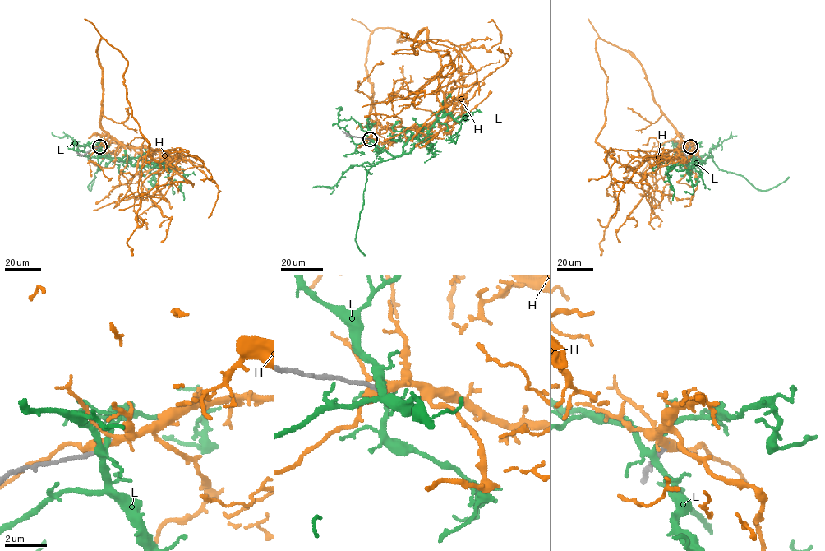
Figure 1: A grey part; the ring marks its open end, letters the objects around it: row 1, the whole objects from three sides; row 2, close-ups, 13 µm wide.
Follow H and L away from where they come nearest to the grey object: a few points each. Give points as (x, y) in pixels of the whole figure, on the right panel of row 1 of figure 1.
H: (690, 146), (691, 141), (682, 141), (680, 147), (661, 154), (606, 150), (618, 208), (600, 243), (600, 255)
L: (689, 146), (695, 157), (704, 161), (702, 164), (682, 162), (669, 167), (688, 172), (693, 192), (684, 192)

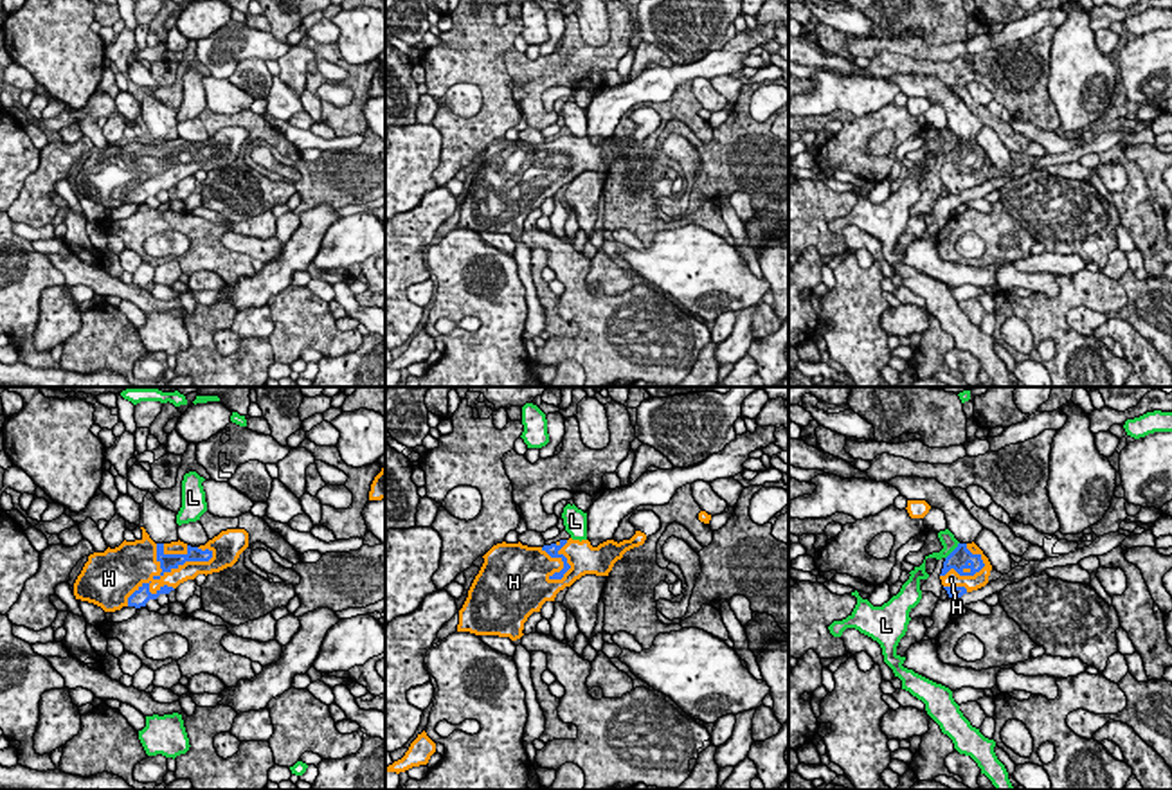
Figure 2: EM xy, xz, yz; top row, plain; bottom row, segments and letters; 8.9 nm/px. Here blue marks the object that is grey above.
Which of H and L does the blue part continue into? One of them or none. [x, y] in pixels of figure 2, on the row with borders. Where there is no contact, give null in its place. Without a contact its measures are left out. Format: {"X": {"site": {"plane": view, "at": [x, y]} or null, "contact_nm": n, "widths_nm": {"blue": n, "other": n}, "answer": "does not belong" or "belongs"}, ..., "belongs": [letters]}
{"H": {"site": {"plane": "xy", "at": [168, 571]}, "contact_nm": 900, "widths_nm": {"blue": 140, "other": 300}, "answer": "belongs"}, "L": {"site": {"plane": "yz", "at": [953, 551]}, "contact_nm": 200, "widths_nm": {"blue": 190, "other": 140}, "answer": "does not belong"}, "belongs": ["H"]}

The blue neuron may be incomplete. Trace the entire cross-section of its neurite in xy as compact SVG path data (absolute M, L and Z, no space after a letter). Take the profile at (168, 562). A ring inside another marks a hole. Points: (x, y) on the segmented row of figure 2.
M140 529L140 540L124 540L115 549L108 547L88 556L74 583L76 599L94 603L104 612L122 606L140 608L198 574L207 576L232 567L248 547L245 529L221 531L200 547L180 540L155 543L146 529Z

